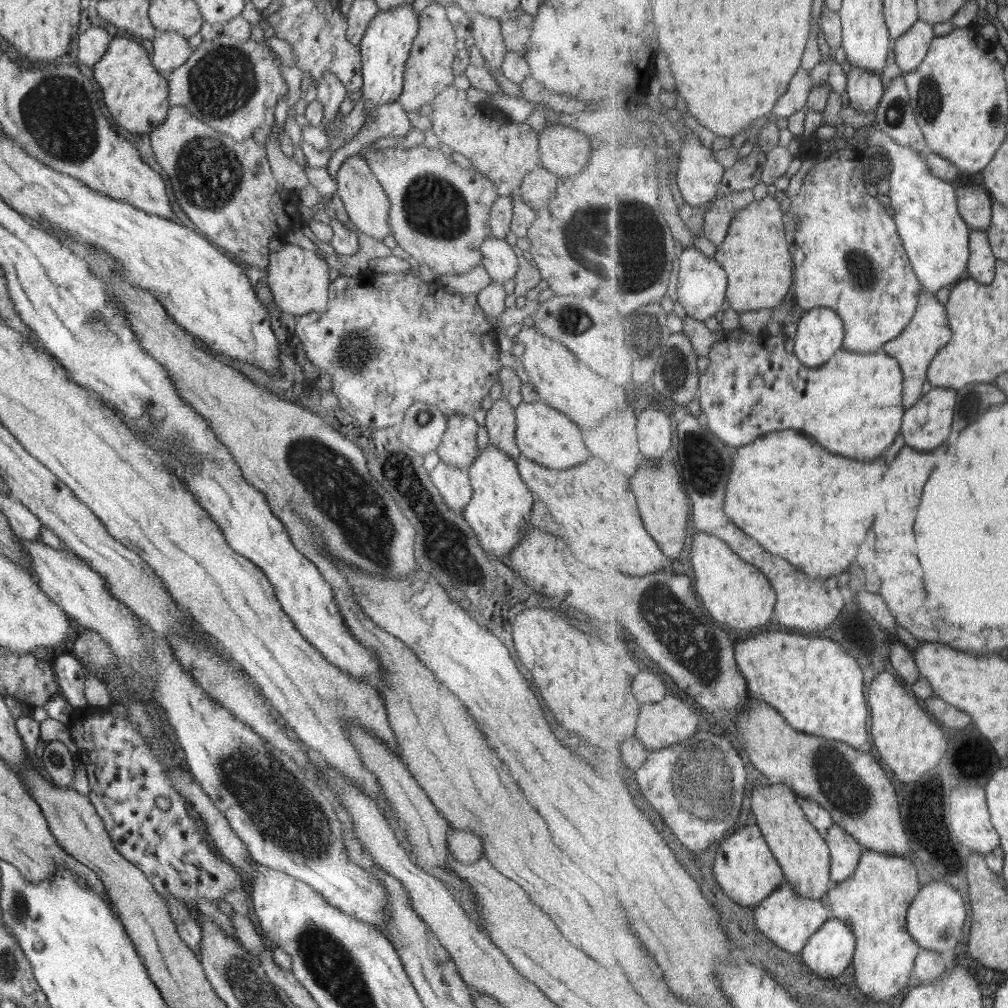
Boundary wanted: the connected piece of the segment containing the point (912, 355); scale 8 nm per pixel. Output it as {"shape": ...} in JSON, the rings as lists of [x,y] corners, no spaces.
{"shape":[[[925,290],[921,308],[918,309],[917,316],[910,323],[909,329],[885,347],[885,352],[898,358],[898,361],[903,365],[906,378],[908,378],[904,382],[904,406],[906,406],[906,411],[917,406],[925,397],[926,390],[924,388],[926,388],[926,382],[930,381],[929,375],[934,360],[946,346],[950,345],[950,342],[953,342],[954,335],[947,304],[940,300],[938,292]]]}

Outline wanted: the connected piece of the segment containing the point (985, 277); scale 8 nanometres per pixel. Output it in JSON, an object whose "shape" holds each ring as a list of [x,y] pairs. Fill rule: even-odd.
{"shape":[[[973,230],[973,256],[970,270],[975,280],[992,284],[998,276],[999,256],[994,252],[988,230]]]}

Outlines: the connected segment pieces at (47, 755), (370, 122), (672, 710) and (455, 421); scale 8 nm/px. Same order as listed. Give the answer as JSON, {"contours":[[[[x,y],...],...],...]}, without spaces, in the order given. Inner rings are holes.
{"contours":[[[[60,741],[47,742],[42,750],[42,766],[60,788],[73,786],[74,750]]],[[[399,102],[376,108],[372,114],[368,114],[360,132],[332,154],[326,166],[328,173],[336,179],[341,164],[346,158],[359,155],[361,150],[368,148],[382,137],[392,137],[403,142],[410,130],[412,130],[412,122]]],[[[668,696],[658,704],[646,704],[642,710],[637,736],[648,748],[660,750],[688,741],[696,735],[700,726],[700,714],[691,704]]],[[[452,414],[447,417],[447,427],[437,448],[442,462],[467,471],[478,454],[478,424],[470,415]]]]}

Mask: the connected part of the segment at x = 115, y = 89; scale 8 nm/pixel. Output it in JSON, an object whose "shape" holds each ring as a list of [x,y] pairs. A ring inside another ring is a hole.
{"shape":[[[115,37],[104,56],[93,66],[94,80],[102,90],[104,104],[114,119],[133,135],[150,134],[160,126],[169,111],[169,86],[164,75],[152,64],[149,54],[132,38]]]}

